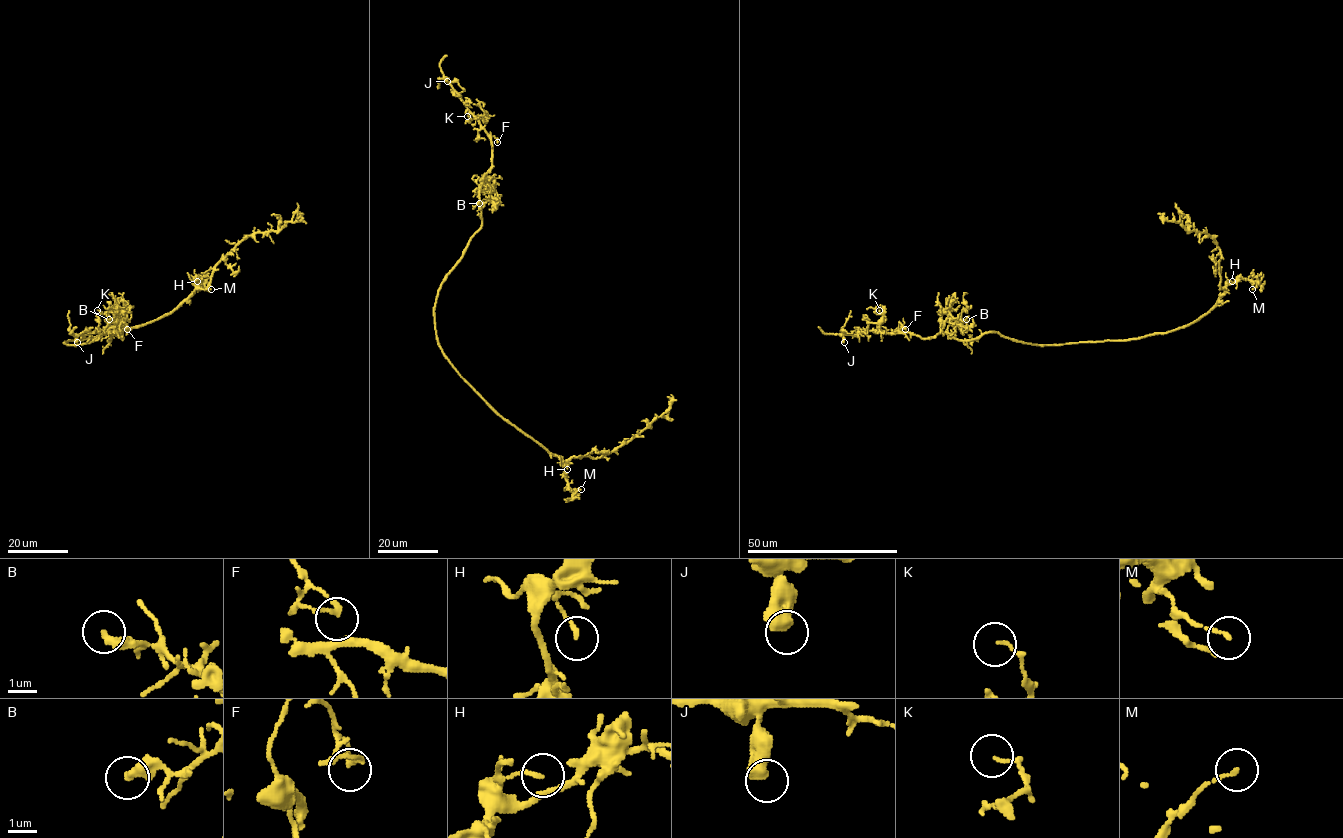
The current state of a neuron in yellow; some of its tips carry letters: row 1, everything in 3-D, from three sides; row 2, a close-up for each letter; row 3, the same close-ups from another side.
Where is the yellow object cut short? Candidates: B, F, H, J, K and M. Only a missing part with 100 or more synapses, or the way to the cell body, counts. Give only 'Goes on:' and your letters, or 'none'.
Goes on: none

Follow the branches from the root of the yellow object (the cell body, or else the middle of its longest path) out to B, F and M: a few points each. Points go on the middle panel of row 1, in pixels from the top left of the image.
B: (442, 350), (435, 329), (435, 299), (445, 275), (481, 227), (479, 186), (484, 179), (491, 194), (479, 203)
F: (442, 350), (434, 312), (438, 290), (481, 227), (479, 186), (491, 166), (489, 135), (497, 142)
M: (442, 350), (456, 371), (500, 416), (565, 462), (569, 489), (574, 494), (581, 489)

